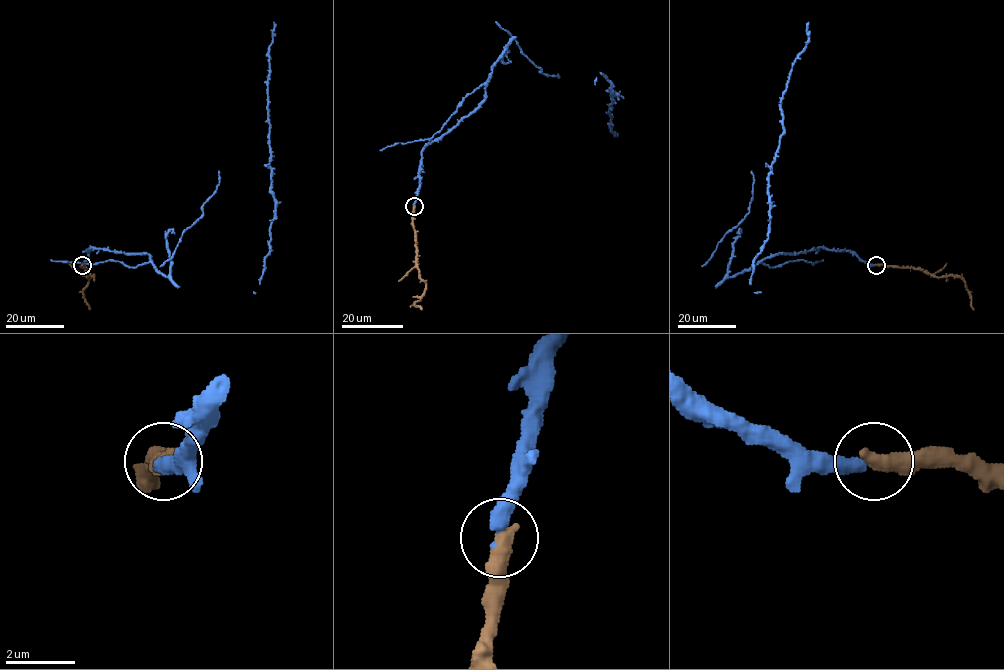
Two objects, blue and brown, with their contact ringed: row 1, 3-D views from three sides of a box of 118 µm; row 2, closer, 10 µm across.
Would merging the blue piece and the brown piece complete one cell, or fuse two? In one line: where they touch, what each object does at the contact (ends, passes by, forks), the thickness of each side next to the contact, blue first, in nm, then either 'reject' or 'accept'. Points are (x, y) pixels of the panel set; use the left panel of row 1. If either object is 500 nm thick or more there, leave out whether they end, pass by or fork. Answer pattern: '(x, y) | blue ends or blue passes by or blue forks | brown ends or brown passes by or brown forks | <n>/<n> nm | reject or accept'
(82, 265) | 360/550 nm | accept

